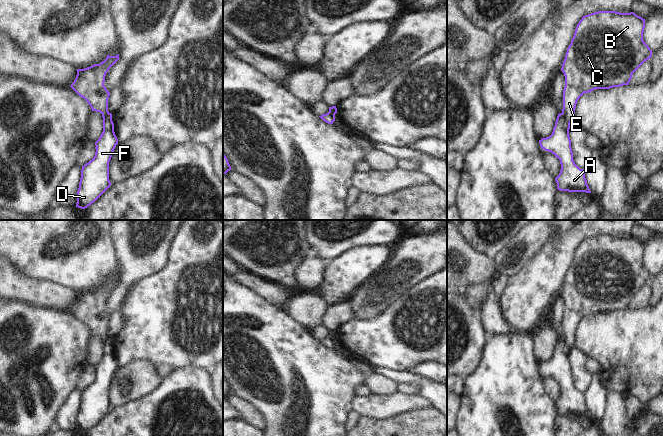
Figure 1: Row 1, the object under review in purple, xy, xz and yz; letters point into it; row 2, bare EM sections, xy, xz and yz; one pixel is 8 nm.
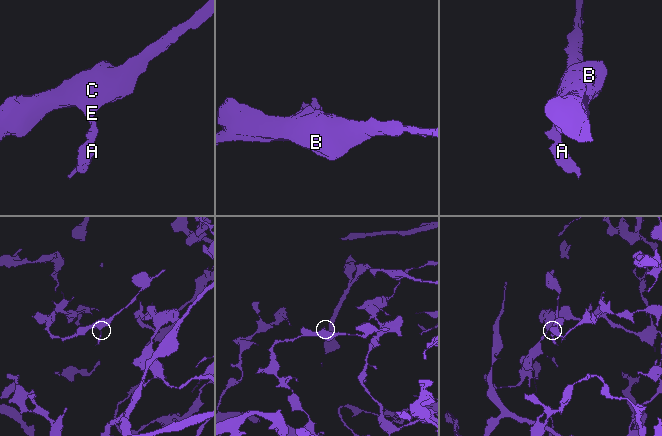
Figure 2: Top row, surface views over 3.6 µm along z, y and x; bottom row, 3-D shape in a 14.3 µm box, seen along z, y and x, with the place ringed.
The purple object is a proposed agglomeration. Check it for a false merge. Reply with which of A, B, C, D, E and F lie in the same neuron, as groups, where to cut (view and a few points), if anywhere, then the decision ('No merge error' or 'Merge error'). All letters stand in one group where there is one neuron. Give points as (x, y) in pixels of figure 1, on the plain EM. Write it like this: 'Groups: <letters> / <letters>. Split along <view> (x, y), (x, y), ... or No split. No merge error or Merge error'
Groups: A D F / B C E. Split along yz (562, 335), (565, 344), (569, 348). Merge error

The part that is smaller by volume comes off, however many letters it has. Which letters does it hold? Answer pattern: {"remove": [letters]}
{"remove": ["A", "D", "F"]}

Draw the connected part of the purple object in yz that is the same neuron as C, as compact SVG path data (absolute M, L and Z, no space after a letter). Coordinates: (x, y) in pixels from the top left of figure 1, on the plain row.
M598 235L582 241L577 248L571 268L567 272L561 295L565 300L563 314L563 333L567 347L575 343L577 325L584 317L595 313L610 313L629 309L633 297L652 280L652 274L643 264L645 243L634 236L620 237L616 235Z

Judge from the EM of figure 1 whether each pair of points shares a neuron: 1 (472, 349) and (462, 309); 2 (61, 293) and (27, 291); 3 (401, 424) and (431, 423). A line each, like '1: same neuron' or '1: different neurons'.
1: same neuron
2: same neuron
3: same neuron

